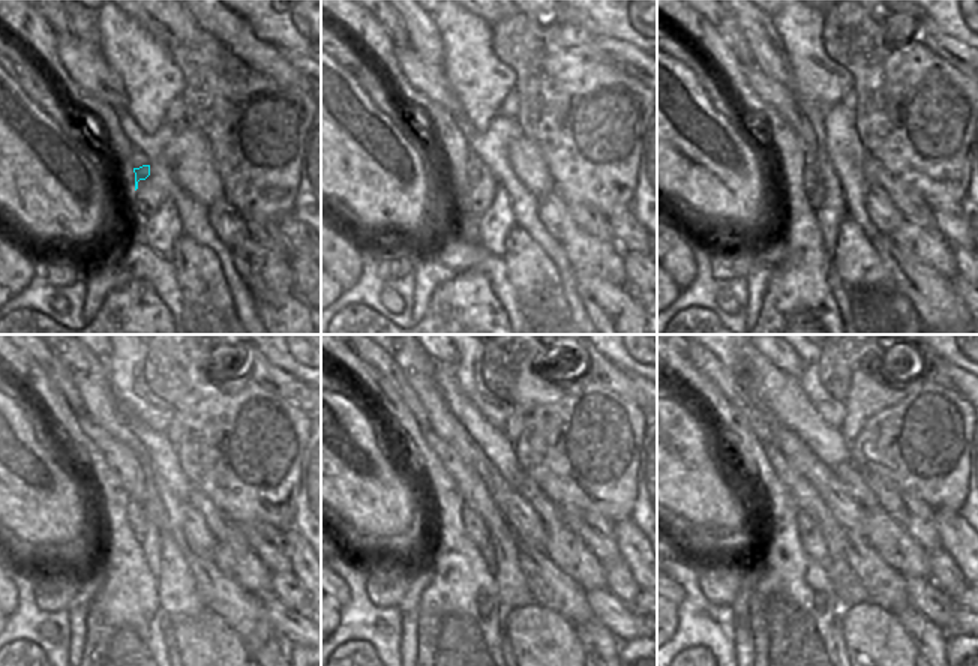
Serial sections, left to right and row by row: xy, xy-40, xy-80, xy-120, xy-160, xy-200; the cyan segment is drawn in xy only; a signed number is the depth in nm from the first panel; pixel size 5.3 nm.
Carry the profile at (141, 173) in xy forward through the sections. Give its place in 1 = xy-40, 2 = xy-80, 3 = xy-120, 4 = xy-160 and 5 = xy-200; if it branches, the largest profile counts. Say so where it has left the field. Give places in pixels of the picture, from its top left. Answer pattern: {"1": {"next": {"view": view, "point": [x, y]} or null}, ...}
{"1": {"next": {"view": "xy-40", "point": [476, 167]}}, "2": {"next": {"view": "xy-80", "point": [810, 176]}}, "3": {"next": {"view": "xy-120", "point": [135, 513]}}, "4": {"next": {"view": "xy-160", "point": [476, 530]}}, "5": {"next": {"view": "xy-200", "point": [810, 534]}}}

